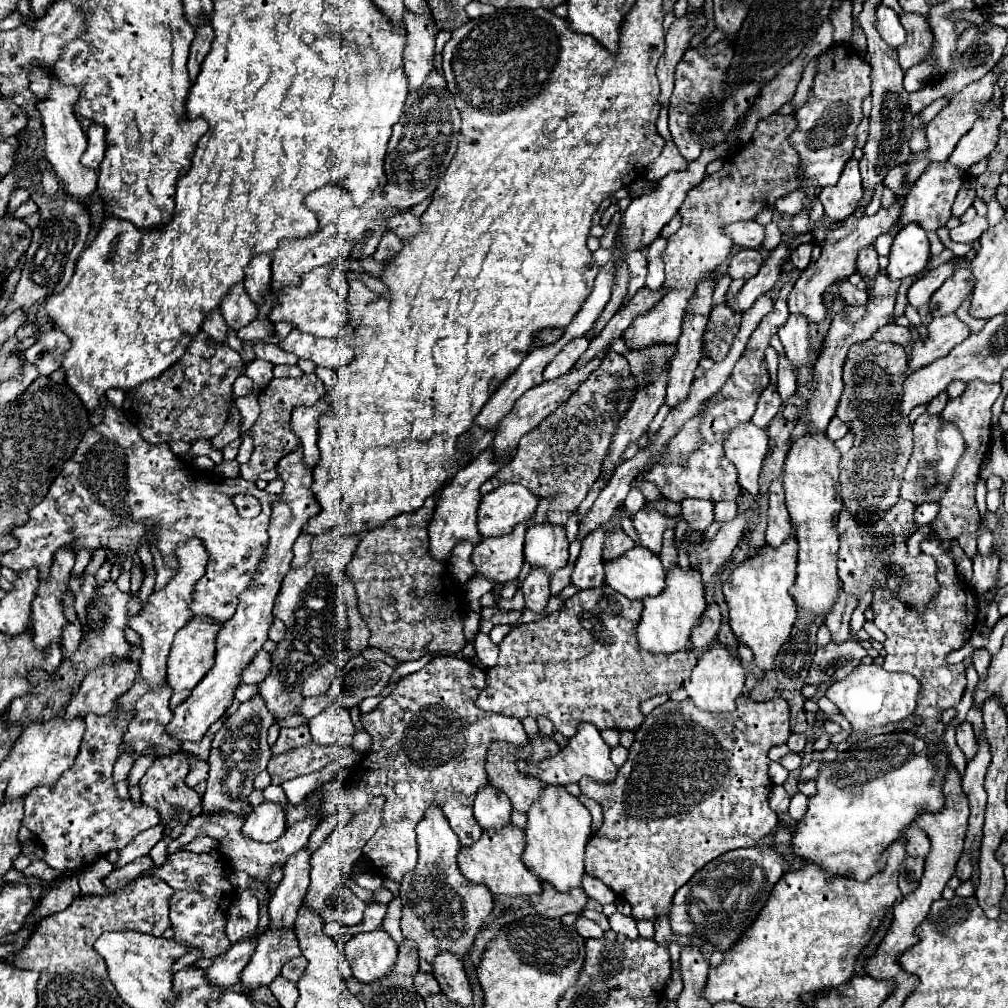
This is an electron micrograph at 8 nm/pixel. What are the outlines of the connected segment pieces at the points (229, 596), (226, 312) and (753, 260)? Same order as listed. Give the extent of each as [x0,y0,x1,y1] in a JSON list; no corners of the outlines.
[[1,404,277,624],[219,284,257,330],[729,250,765,280]]

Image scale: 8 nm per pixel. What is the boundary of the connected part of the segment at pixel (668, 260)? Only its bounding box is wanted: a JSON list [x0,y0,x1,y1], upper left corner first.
[623,114,799,350]

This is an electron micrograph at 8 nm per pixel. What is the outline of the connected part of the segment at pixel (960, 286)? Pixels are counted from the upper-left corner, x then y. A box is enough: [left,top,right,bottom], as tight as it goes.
[929,268,973,316]

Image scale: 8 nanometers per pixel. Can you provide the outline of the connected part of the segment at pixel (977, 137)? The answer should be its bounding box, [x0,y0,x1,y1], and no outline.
[949,102,1003,172]

